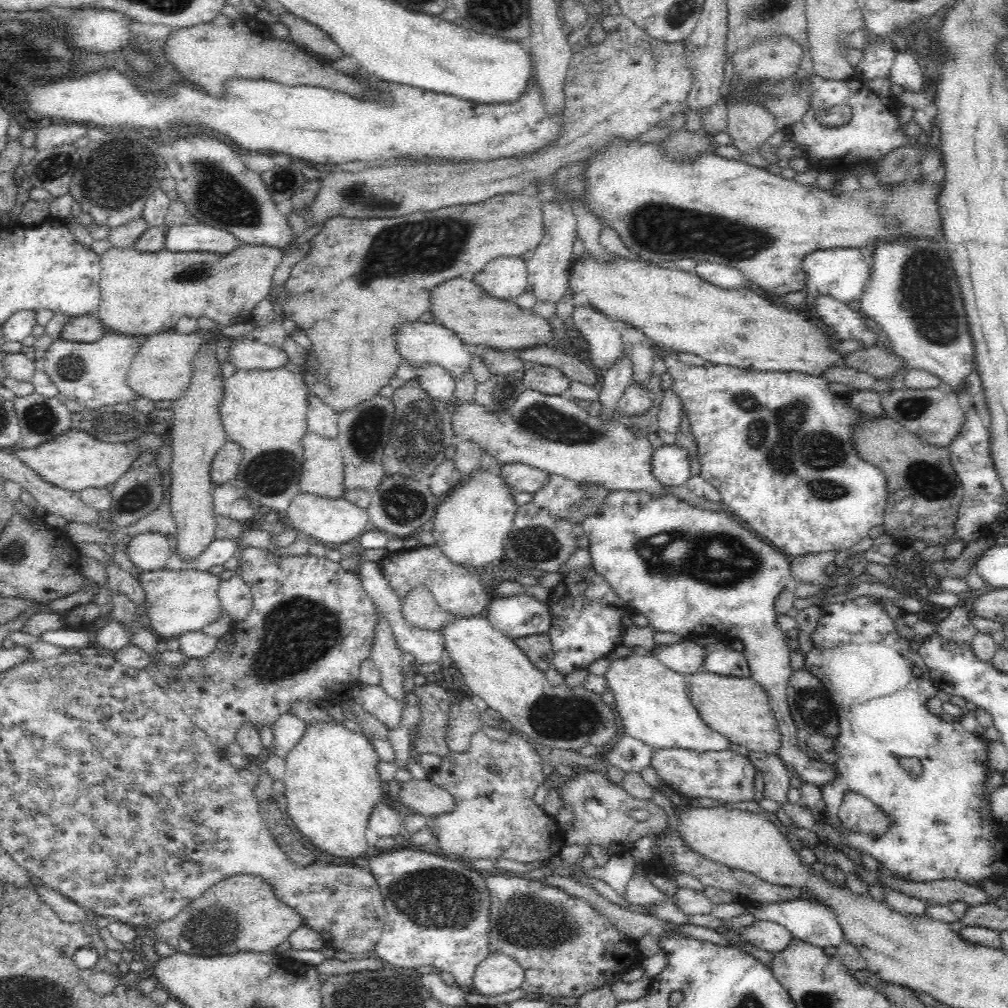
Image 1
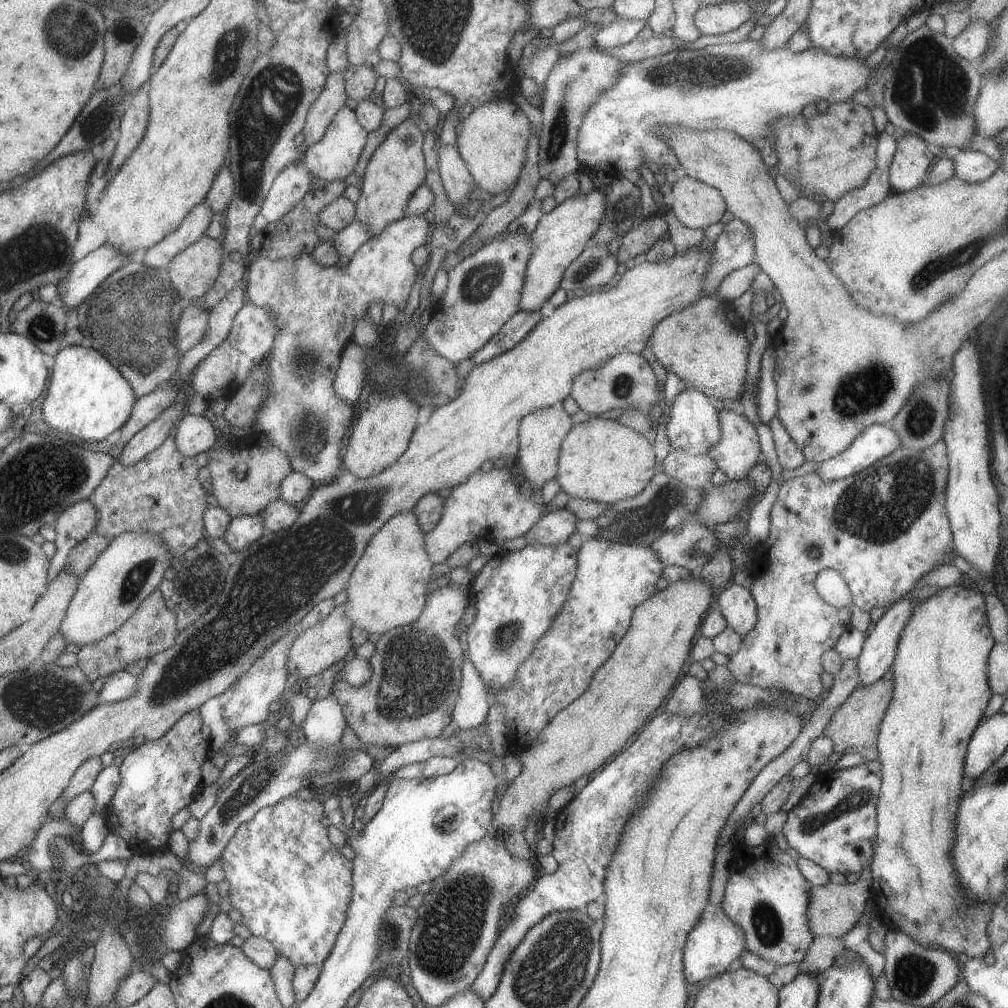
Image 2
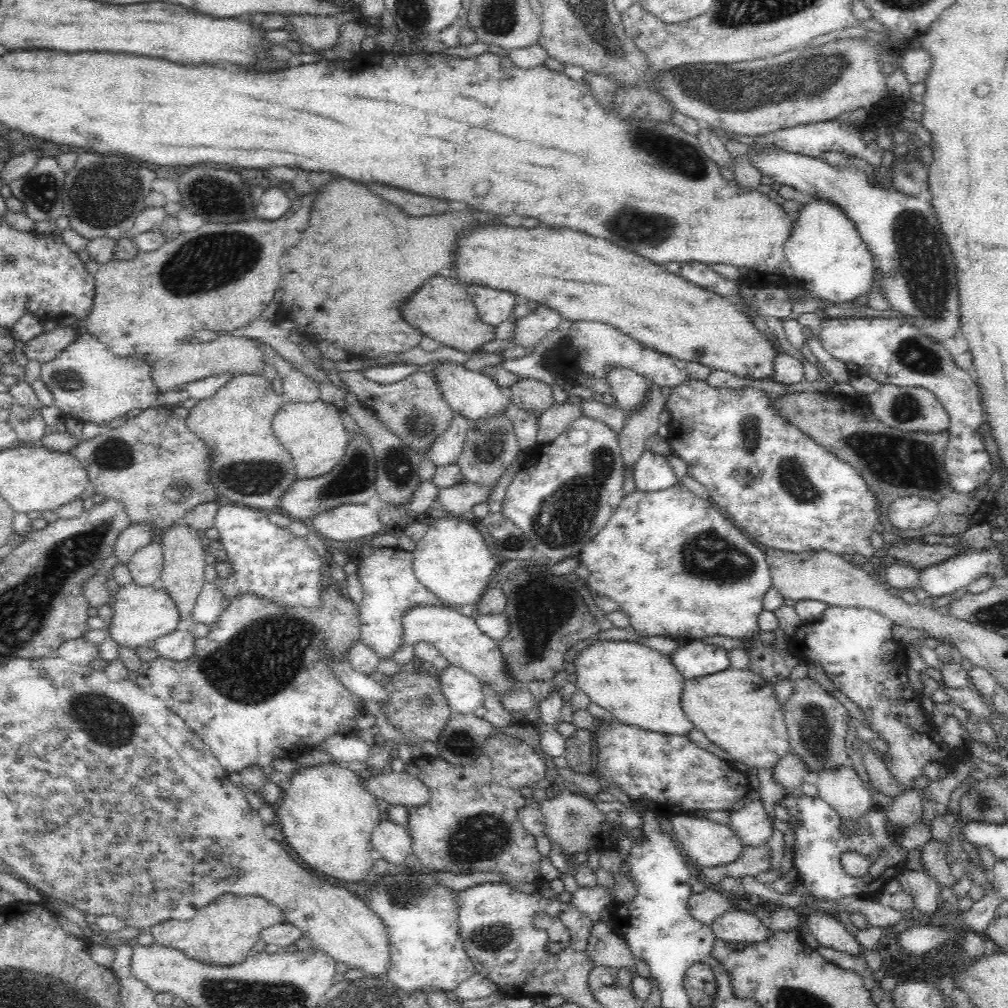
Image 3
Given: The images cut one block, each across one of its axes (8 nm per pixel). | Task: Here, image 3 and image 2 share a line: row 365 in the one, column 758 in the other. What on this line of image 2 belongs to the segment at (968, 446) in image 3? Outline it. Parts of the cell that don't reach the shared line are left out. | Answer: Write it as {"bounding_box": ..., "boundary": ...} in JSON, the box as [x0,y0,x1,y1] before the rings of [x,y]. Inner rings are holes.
{"bounding_box":[719,838,814,964],"boundary":[[[768,838],[755,848],[738,844],[733,850],[730,876],[724,887],[724,900],[719,906],[733,924],[741,927],[745,950],[764,960],[765,963],[799,964],[814,939],[807,926],[810,882],[801,875],[795,863],[788,853],[777,848],[772,838]]]}

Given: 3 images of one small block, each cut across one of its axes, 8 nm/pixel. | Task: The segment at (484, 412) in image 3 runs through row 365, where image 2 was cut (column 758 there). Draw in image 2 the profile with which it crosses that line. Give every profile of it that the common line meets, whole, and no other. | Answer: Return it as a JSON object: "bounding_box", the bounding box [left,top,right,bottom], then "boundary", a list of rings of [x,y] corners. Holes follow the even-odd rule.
{"bounding_box":[707,410,764,481],"boundary":[[[718,410],[721,440],[707,450],[707,456],[729,481],[747,480],[747,474],[764,459],[759,451],[757,432],[739,414]]]}

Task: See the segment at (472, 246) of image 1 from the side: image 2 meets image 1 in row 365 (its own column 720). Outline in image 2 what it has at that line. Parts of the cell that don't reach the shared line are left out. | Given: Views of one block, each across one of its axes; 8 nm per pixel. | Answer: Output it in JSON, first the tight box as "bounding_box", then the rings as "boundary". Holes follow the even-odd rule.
{"bounding_box":[648,297,750,400],"boundary":[[[701,297],[687,308],[660,320],[648,340],[655,362],[713,400],[737,400],[742,395],[750,342],[743,335],[745,322],[731,301]]]}

